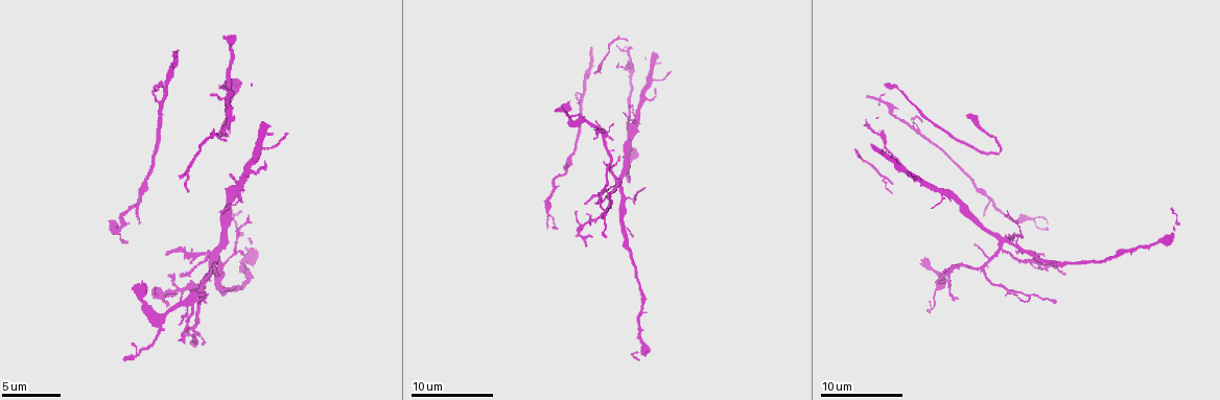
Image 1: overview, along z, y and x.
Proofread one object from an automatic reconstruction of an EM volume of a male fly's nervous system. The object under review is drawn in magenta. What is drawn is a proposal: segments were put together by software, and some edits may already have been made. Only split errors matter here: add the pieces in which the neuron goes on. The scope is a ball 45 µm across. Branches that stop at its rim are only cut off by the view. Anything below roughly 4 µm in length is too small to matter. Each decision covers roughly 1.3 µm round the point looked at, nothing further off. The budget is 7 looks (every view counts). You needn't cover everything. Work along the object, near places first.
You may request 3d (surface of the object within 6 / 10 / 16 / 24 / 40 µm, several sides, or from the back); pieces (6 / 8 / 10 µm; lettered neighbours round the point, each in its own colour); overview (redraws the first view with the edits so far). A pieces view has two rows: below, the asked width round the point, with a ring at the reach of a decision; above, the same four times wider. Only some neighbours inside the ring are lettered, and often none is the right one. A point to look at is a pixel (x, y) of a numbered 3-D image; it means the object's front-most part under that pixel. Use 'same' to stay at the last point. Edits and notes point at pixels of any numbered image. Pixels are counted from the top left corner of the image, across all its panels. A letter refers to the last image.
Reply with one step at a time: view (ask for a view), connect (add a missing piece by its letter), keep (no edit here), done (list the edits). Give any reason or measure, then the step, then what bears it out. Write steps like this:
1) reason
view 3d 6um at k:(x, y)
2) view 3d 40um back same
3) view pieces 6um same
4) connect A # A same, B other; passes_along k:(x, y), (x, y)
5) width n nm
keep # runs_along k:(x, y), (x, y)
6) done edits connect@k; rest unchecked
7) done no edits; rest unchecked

view pieces 10um at 1:(168, 251)

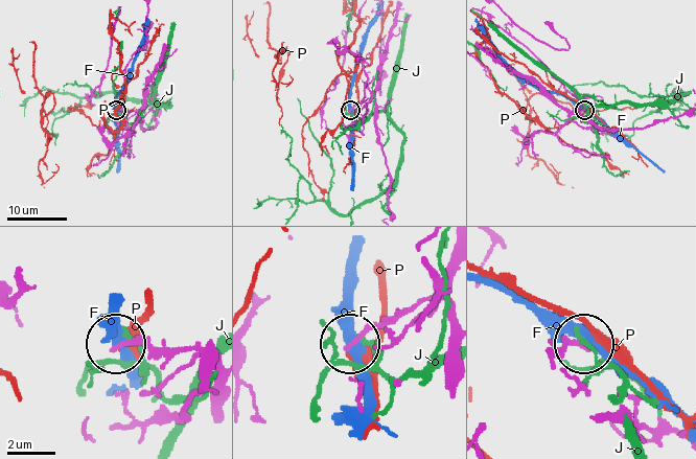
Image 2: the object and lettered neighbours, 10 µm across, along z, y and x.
keep # F other, J other, P other; runs_along 2:(201, 347), (119, 343); no lettered piece goes on from it

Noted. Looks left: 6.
branch stops here
view pieces 10um at 1:(605, 237)

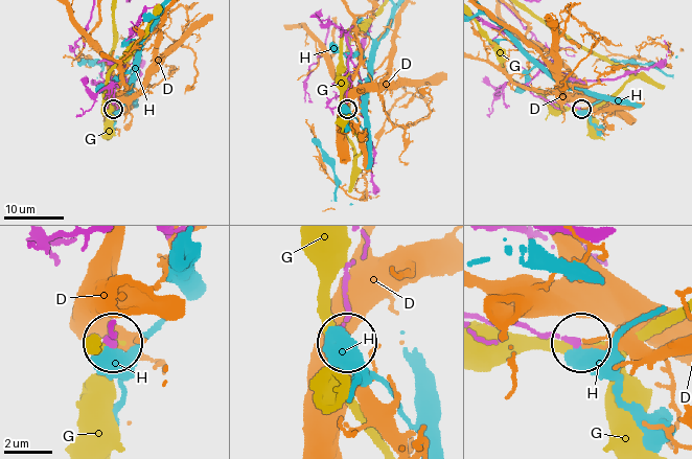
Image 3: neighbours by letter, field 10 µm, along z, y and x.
keep # D other, G other, H other; none of them fits

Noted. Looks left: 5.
tapers out
view pieces 6um at 1:(957, 298)

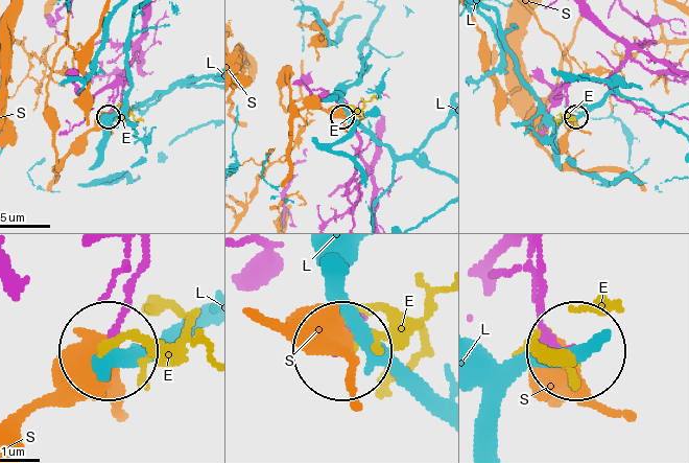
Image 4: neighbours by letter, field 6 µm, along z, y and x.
keep # E other, L other, S other; no lettered piece goes on from it

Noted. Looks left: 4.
done no edits; rest unchecked

